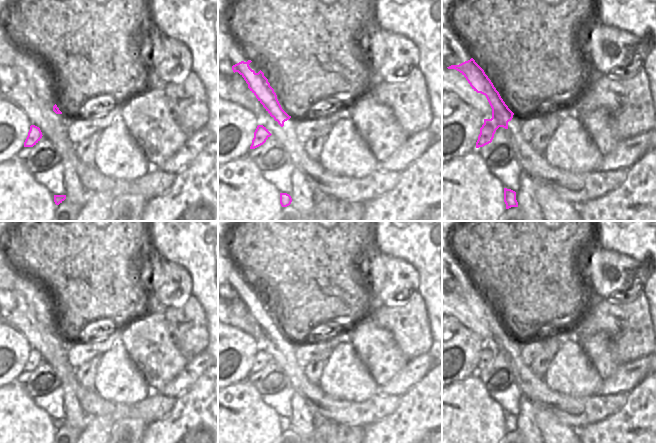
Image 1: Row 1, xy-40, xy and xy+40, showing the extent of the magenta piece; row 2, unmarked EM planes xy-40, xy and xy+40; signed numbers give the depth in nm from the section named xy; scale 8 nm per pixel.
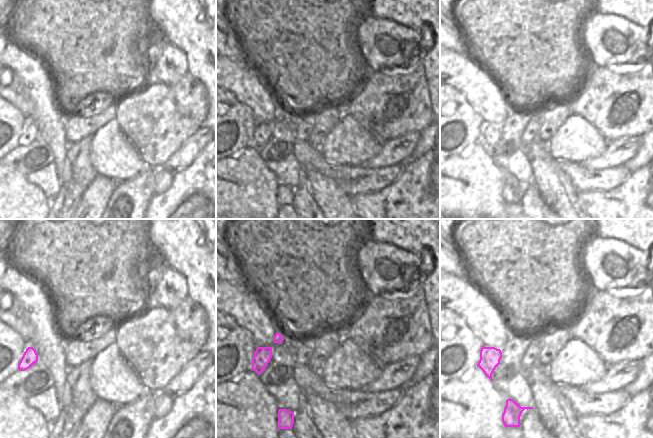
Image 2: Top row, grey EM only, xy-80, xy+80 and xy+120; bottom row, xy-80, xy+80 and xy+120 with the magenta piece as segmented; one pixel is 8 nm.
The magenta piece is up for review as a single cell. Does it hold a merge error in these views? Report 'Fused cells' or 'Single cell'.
Single cell.

